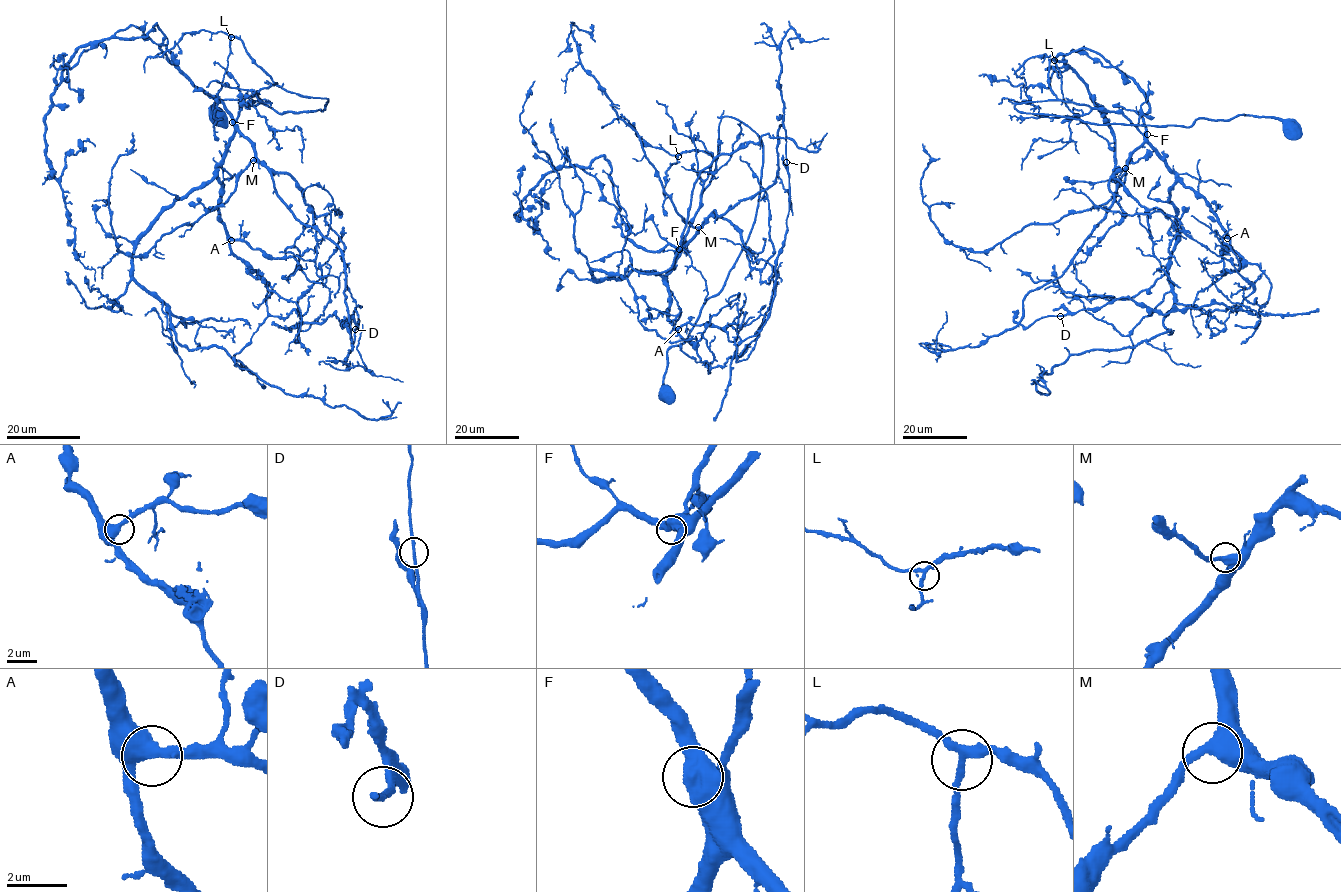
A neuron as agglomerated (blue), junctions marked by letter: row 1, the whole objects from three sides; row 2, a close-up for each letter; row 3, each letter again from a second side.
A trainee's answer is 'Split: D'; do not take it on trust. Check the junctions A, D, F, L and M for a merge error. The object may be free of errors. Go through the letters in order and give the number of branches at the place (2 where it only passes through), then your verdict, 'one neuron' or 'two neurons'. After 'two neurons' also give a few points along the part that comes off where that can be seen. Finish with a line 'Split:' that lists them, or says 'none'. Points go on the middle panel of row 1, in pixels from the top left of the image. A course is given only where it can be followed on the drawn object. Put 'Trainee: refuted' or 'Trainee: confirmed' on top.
Trainee: confirmed
A: branches 2; one neuron
D: branches 2; two neurons; course (787, 162), (787, 231), (775, 265), (770, 315), (757, 334), (739, 343), (736, 355), (757, 337), (776, 283)
F: branches 2; one neuron
L: branches 3; one neuron
M: branches 2; one neuron
Split: D

